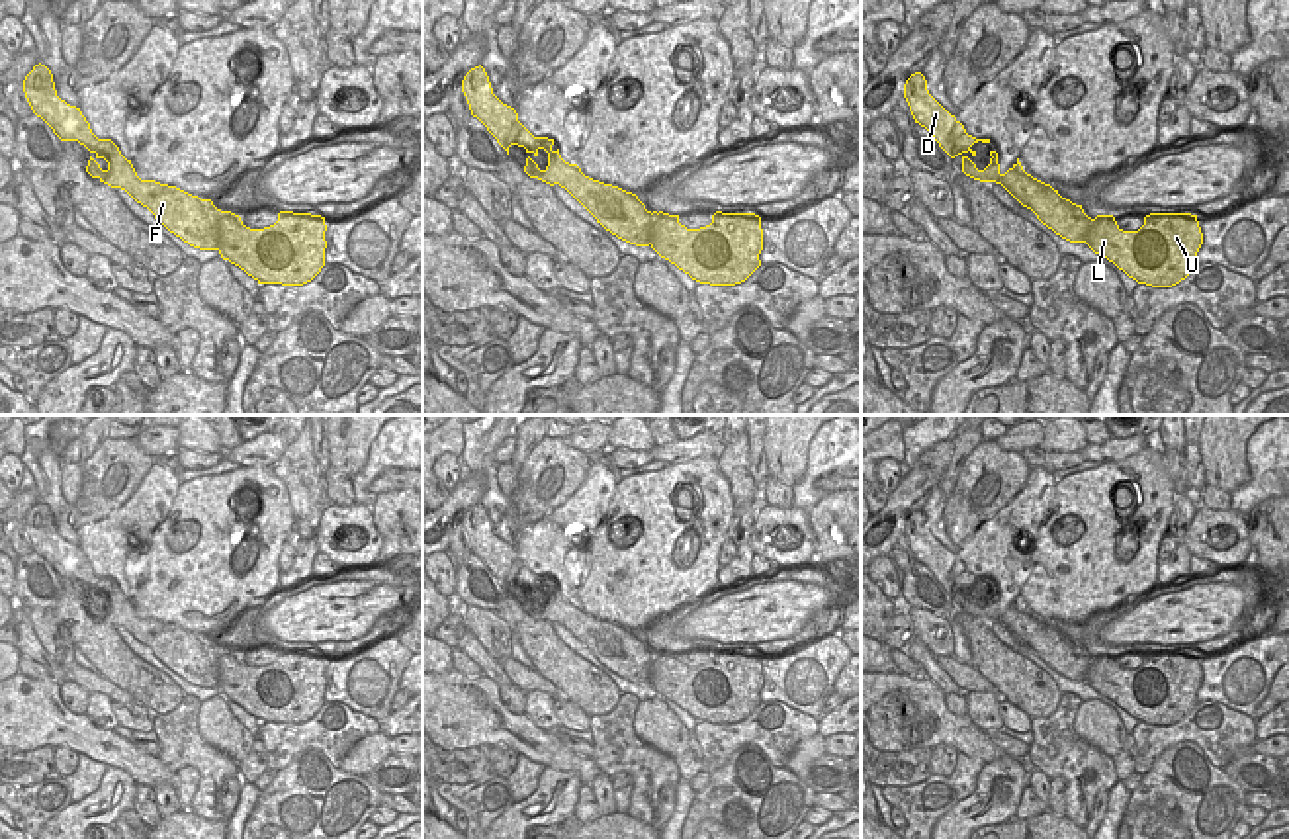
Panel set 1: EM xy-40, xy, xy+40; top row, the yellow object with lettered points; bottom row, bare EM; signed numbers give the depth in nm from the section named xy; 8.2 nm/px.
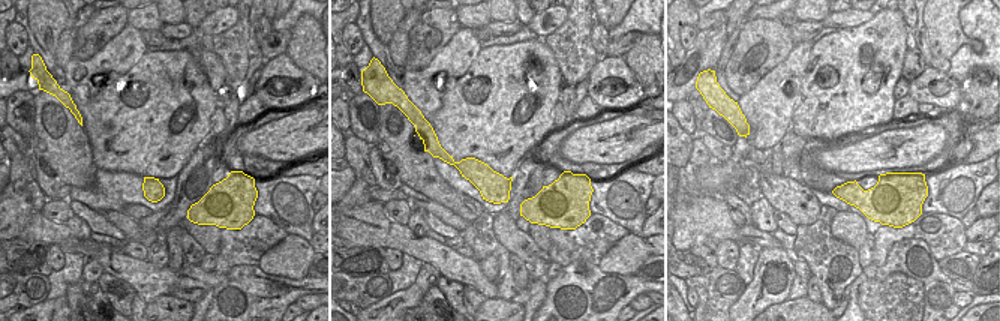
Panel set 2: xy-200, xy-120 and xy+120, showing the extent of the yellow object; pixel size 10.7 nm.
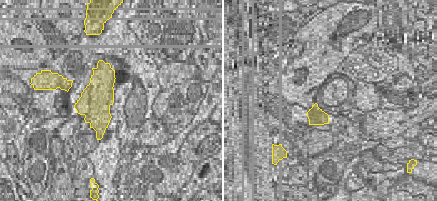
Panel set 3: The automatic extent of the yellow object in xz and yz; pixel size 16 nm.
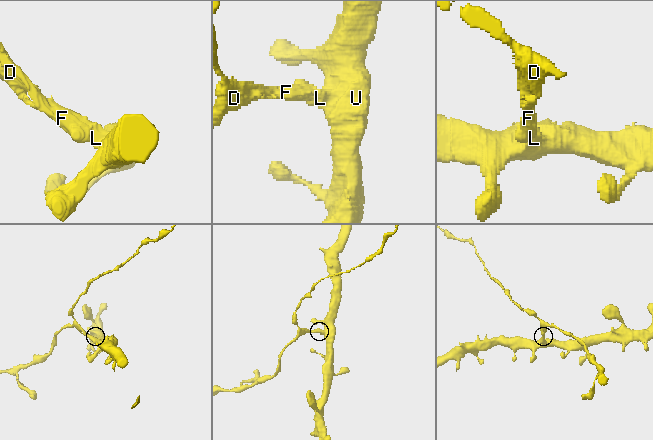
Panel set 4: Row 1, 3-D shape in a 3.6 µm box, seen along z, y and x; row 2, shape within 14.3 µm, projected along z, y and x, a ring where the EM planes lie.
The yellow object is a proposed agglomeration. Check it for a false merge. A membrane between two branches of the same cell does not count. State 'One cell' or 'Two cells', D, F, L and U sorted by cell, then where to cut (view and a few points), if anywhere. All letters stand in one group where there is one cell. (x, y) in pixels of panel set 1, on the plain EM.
Two cells. Groups: D F / L U. Split along xy-40 (222, 650), (216, 687).

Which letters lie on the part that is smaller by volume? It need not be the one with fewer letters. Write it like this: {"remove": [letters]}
{"remove": ["D", "F"]}

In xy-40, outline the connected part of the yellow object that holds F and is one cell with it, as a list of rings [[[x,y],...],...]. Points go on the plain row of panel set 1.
[[[35,503],[23,518],[25,536],[61,579],[78,579],[96,595],[86,610],[100,620],[125,628],[147,645],[156,659],[194,686],[217,688],[217,657],[221,647],[211,638],[201,638],[176,624],[141,618],[111,577],[98,577],[80,546],[57,534],[53,512],[45,503]]]

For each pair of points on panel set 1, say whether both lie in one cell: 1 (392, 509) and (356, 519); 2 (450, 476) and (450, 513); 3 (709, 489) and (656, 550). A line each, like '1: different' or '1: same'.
1: different
2: different
3: same

